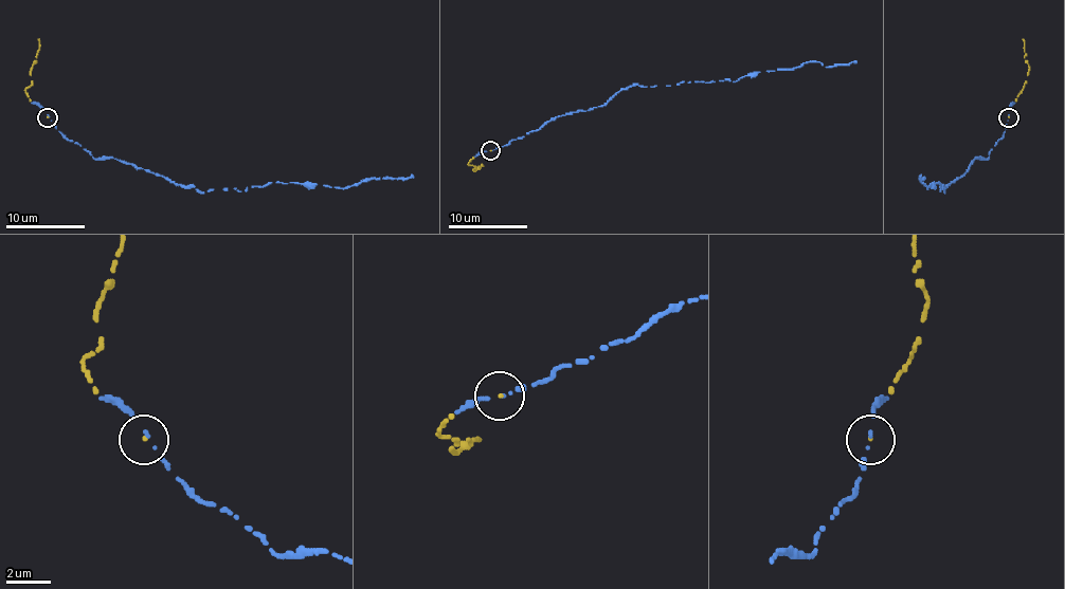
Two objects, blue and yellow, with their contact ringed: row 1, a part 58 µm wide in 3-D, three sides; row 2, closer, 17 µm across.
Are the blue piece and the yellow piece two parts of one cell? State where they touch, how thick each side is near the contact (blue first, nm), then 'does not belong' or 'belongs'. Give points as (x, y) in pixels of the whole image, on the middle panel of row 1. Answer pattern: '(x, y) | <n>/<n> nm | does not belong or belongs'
(490, 150) | 90/90 nm | belongs

